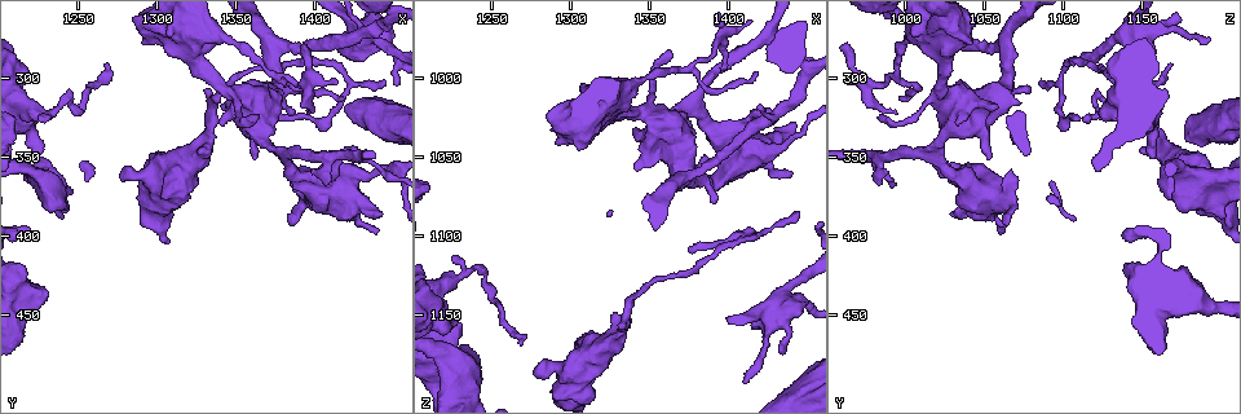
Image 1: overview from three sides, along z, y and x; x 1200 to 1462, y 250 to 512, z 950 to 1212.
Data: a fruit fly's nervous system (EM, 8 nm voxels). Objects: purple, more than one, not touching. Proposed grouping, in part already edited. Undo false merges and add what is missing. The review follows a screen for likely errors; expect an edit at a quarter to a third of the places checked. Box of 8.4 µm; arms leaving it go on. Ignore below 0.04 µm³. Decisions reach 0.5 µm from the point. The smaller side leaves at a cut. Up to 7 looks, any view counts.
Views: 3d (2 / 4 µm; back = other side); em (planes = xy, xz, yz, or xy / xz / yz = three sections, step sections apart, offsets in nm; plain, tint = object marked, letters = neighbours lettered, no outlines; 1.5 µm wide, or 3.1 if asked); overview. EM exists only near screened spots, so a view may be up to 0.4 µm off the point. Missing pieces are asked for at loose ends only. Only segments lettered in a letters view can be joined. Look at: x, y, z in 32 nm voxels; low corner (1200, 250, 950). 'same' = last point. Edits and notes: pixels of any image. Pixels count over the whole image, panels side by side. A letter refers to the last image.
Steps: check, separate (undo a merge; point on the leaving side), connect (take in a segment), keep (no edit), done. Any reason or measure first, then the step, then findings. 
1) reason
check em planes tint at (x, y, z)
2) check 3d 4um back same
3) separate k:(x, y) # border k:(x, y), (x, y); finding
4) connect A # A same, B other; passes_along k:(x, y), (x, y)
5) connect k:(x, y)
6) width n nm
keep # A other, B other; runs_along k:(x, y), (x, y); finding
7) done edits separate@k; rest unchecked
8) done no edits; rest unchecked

check 3d 2um at (1390, 304, 1078)

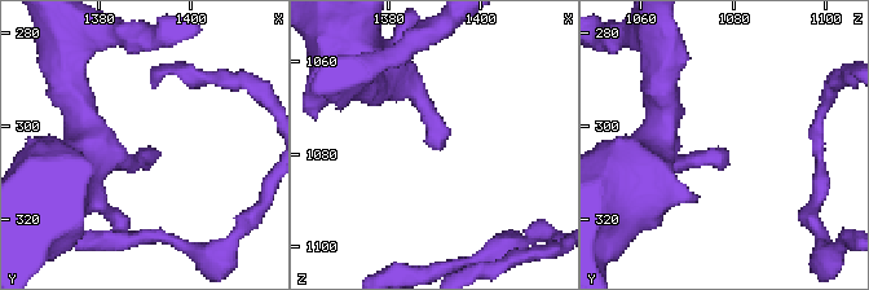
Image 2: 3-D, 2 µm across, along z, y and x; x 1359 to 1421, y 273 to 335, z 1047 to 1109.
need the tissue
check em planes letters at (1391, 305, 1078)

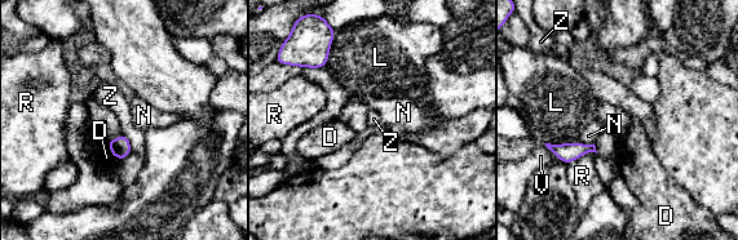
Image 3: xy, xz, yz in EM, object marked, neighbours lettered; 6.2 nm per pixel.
keep # D other, L other, N other, R other, V other, Z other; border 3:(122, 132), (128, 140), (132, 151); no lettered segment goes on from it

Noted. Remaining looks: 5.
arms part here
check 3d 2um at (1374, 342, 1018)

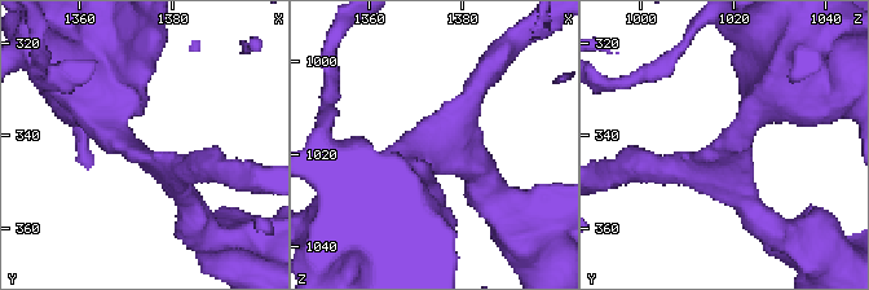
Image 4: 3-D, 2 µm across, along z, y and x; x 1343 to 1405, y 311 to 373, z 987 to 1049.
arms 3; arm_widths 200, 220, 550 nm; need the tissue
check em planes letters at (1374, 343, 1018)

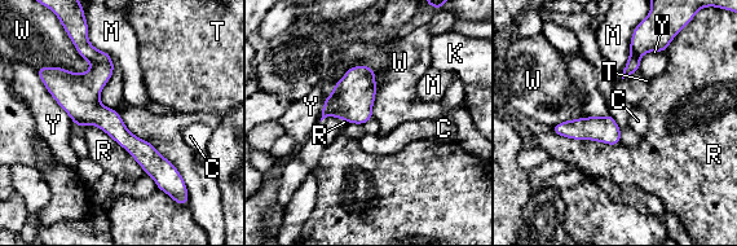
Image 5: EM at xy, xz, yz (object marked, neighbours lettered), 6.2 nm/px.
width 150 nm
keep # C other, K other, M other, R other, T other, W other, Y other; runs_along 5:(93, 52), (93, 105), (162, 184); continuous, no second neuron

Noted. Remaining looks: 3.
check em planes letters at (1242, 384, 1192)

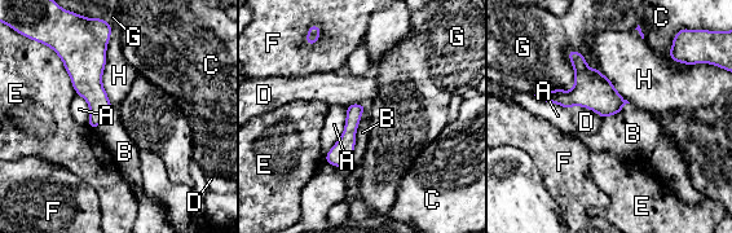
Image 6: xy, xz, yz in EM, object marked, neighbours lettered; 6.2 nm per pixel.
keep # A other, B other, C other, D other, E other, F other, G other, H other; runs_along 6:(361, 108), (331, 161); none of them fits

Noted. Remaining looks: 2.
done no edits; rest unchecked

